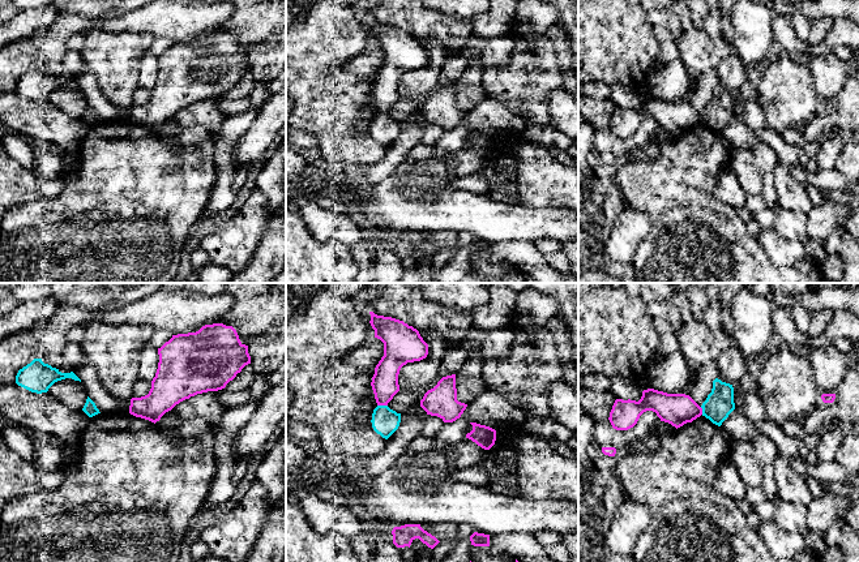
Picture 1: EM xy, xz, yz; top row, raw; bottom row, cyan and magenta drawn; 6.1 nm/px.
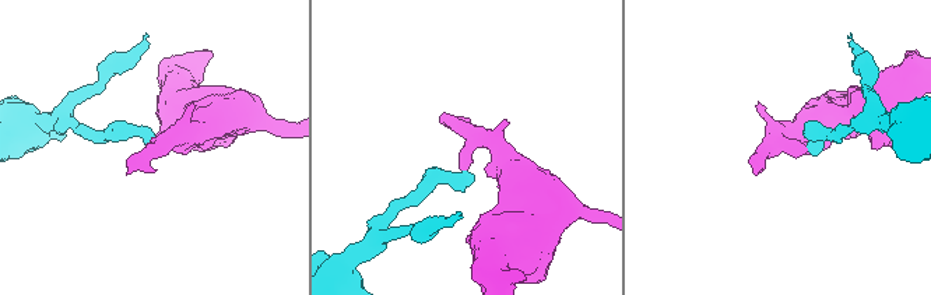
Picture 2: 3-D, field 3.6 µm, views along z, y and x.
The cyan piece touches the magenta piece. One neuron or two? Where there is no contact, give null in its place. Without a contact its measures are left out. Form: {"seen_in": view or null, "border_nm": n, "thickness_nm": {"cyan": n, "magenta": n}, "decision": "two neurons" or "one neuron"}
{"seen_in": "xz", "border_nm": 60, "thickness_nm": {"cyan": 170, "magenta": 160}, "decision": "two neurons"}

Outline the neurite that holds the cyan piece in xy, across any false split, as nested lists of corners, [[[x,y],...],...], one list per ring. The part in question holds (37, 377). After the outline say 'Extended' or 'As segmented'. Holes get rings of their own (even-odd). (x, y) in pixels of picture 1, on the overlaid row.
[[[34,359],[30,364],[18,370],[16,383],[31,392],[42,394],[57,381],[72,378],[81,379],[73,373],[61,373],[59,369],[44,364],[42,359]]]. As segmented

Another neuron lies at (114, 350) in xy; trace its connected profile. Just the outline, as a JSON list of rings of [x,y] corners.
[[[101,321],[85,326],[80,343],[84,357],[95,365],[102,386],[115,399],[133,398],[138,357],[154,331],[149,325],[110,325]]]

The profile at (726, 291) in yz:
[[[715,283],[719,292],[719,305],[728,306],[735,291],[744,287],[745,283]]]

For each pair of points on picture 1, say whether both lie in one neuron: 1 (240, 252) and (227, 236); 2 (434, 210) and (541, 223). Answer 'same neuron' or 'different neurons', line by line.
1: same neuron
2: same neuron

